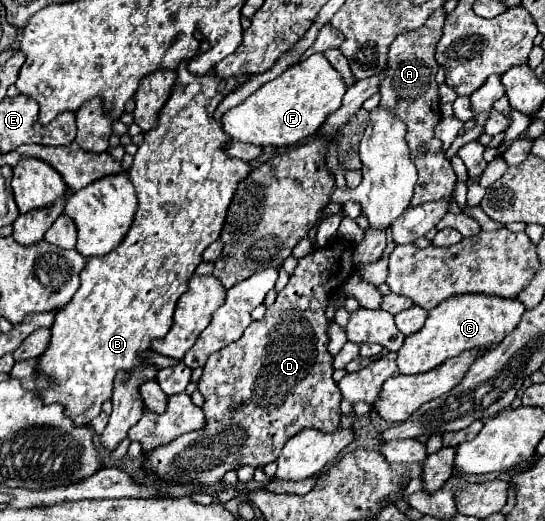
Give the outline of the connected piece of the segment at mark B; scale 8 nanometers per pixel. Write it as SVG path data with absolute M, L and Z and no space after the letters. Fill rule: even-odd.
M182 61L176 73L178 81L168 103L160 111L158 127L144 133L144 143L138 147L134 165L128 171L128 179L138 197L134 221L116 249L104 257L90 257L86 261L86 269L80 271L80 289L74 293L72 301L56 313L50 345L38 359L40 373L46 373L54 379L48 389L40 391L44 404L62 403L66 407L66 415L76 425L88 425L102 411L102 403L112 399L116 371L130 371L142 365L140 351L150 349L152 339L162 339L170 331L176 301L186 291L194 269L202 263L204 249L220 237L236 185L252 171L248 163L226 155L224 147L232 139L214 119L214 111L220 101L242 85L246 75L218 79L214 71L208 71L206 75L198 77L188 71L188 61Z

